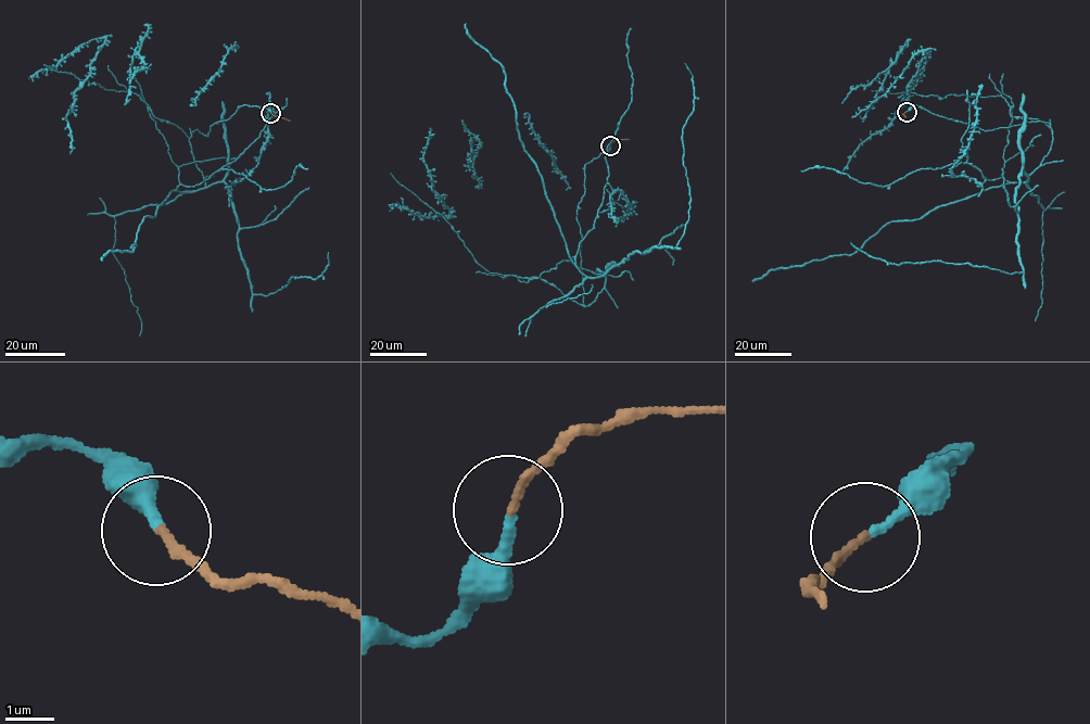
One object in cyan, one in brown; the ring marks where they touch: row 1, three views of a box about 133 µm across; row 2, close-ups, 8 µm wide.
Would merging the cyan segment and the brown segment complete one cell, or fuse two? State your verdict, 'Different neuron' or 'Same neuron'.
Same neuron

